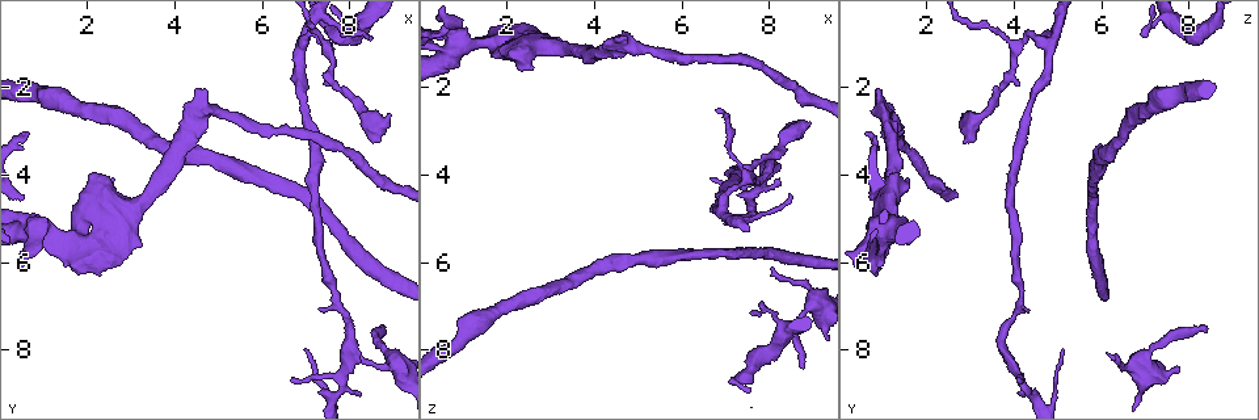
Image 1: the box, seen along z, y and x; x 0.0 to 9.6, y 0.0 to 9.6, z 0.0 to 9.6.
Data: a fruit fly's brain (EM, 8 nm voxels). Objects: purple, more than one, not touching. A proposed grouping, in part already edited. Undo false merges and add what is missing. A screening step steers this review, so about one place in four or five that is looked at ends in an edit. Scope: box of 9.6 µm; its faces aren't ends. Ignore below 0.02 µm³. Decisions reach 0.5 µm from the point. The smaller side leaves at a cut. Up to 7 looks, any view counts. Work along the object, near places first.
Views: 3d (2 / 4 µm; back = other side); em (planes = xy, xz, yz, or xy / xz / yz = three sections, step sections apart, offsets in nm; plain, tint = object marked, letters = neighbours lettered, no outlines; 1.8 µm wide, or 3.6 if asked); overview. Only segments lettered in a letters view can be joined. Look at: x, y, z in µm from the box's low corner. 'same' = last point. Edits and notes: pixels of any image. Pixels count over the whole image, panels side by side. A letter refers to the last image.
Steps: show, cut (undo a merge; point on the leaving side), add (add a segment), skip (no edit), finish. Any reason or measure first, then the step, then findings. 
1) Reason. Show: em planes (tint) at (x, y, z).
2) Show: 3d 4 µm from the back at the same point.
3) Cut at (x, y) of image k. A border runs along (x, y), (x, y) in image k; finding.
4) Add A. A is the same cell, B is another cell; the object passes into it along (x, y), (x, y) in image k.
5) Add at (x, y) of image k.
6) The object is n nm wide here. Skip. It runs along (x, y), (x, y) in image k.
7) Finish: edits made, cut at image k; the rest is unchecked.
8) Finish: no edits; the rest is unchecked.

Branch stops here. Show: em xy step 16 (letters) at (8.75, 7.60, 8.40).

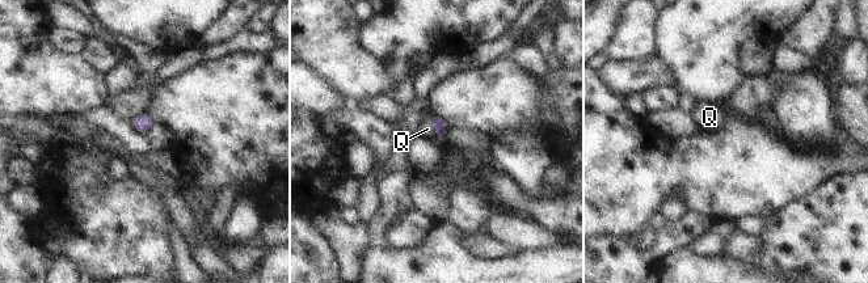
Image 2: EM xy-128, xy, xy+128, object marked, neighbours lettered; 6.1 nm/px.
Add Q. Q is the same cell; it goes on there.

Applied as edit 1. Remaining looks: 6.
Show: overview.

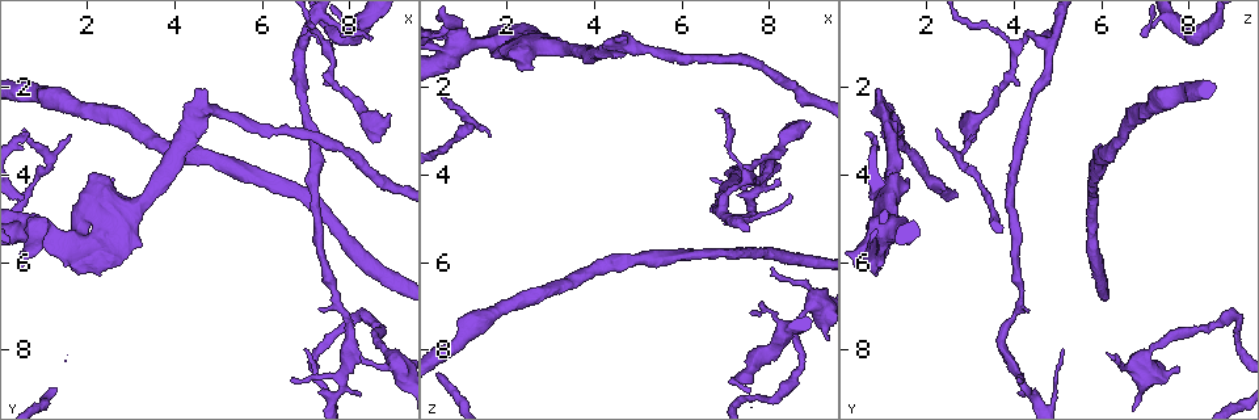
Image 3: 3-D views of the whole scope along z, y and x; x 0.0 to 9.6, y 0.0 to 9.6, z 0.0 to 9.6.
An open end. Show: 3d 4 µm at (8.45, 0.90, 4.45).

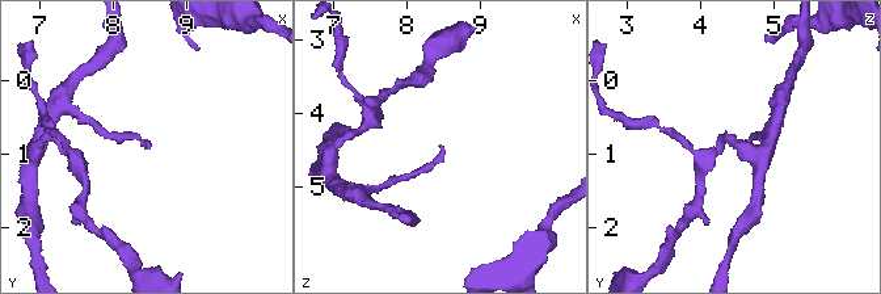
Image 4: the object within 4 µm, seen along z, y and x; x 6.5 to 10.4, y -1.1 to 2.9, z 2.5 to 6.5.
Shape alone is not enough. Show: em xz step 16 (letters) at (8.45, 0.90, 4.40).

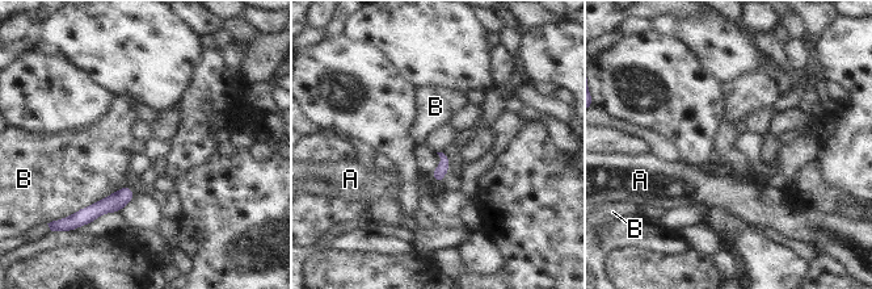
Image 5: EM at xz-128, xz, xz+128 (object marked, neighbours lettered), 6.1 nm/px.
The longest contact is with B, 220 nm. Skip. A and B are other cells; a border runs along (112, 192), (80, 209) in image 5; none of them fits.

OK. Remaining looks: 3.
An open end. Show: 3d 2 µm at (7.80, 0.85, 6.95).

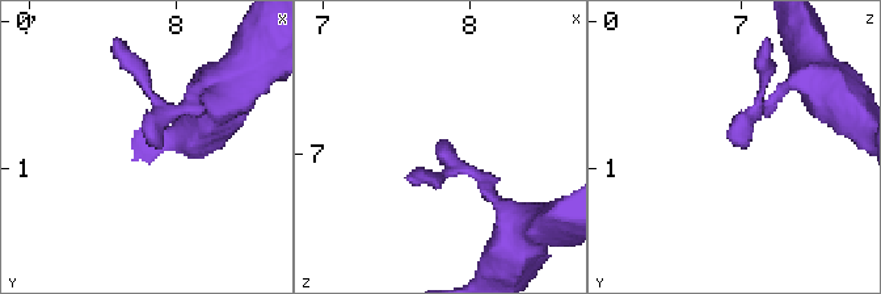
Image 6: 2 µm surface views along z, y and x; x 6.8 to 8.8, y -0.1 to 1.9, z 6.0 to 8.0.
Show: em xy step 16 (letters) at (7.82, 0.84, 7.00).

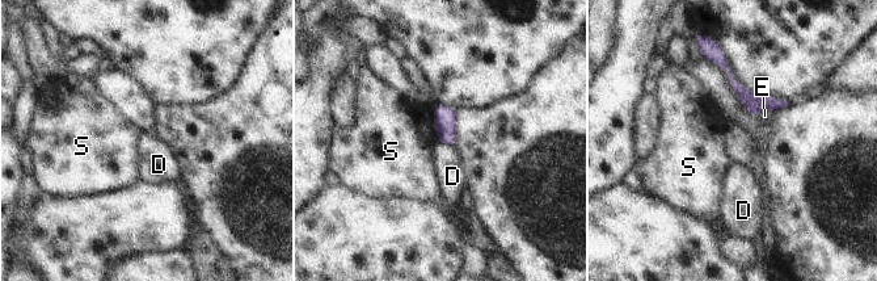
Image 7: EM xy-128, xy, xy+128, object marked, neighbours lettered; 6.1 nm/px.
Skip. D, E and S are other cells; a border runs along (441, 142), (454, 147) in image 7; none of them fits.

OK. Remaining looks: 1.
Finish: edits made, add at image 2; the rest is unchecked.

